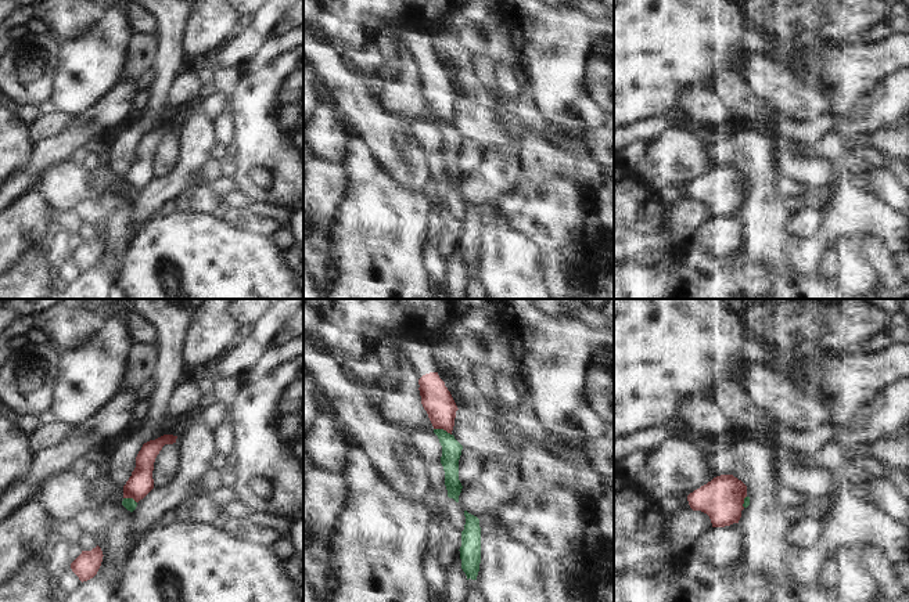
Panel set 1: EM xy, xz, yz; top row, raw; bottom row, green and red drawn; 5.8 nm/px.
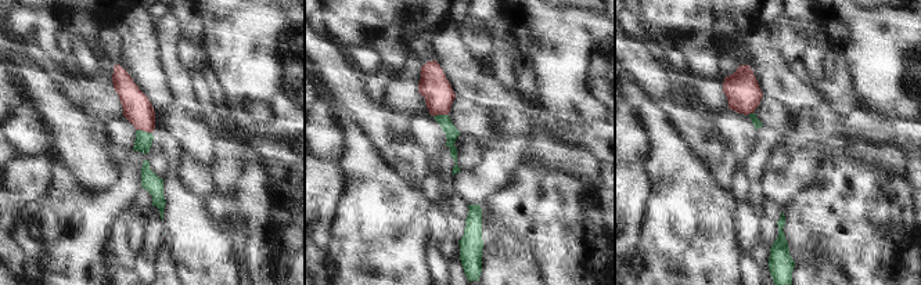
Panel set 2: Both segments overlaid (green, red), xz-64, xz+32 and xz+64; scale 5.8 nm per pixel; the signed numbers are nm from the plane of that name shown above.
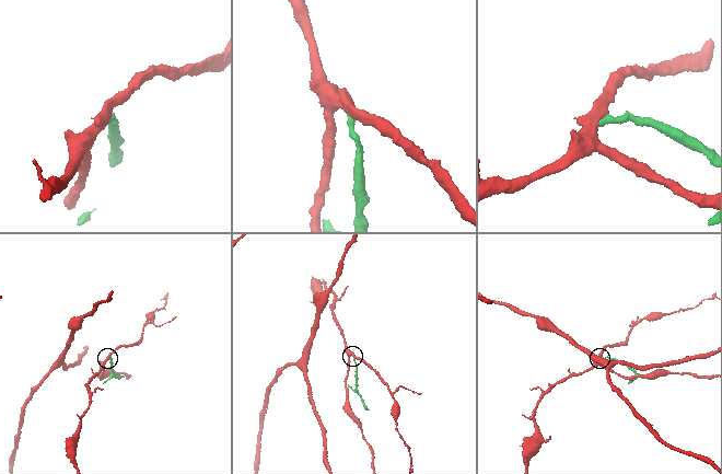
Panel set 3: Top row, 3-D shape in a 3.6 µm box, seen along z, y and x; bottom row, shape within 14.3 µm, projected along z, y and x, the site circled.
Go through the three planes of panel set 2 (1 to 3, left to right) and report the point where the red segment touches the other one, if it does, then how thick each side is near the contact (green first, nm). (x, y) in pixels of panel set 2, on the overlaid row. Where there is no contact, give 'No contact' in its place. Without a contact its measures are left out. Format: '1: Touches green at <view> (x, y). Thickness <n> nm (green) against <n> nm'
1: Touches green at xz-64 (144, 132). Thickness 100 nm (green) against 170 nm
2: Touches green at xz+32 (439, 115). Thickness 80 nm (green) against 170 nm
3: Touches green at xz+64 (749, 114). Thickness 50 nm (green) against 200 nm

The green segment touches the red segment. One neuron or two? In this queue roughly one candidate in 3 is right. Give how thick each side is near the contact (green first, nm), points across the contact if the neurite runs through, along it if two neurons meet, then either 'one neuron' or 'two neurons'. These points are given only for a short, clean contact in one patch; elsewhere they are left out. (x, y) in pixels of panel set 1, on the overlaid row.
calibres 110 and 180 nm; border xz (434, 428), (442, 428), (451, 435); two neurons

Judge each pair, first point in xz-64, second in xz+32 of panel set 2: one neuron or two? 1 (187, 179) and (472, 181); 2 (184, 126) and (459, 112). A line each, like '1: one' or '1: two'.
1: one
2: one

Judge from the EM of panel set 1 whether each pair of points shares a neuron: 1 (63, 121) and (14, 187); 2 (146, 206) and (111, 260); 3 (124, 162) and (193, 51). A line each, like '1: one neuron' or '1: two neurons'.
1: two neurons
2: two neurons
3: two neurons

